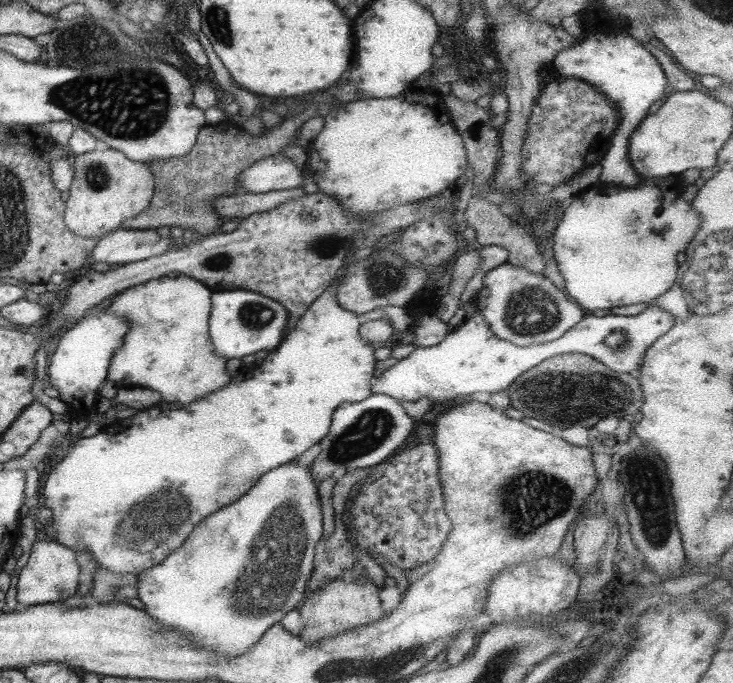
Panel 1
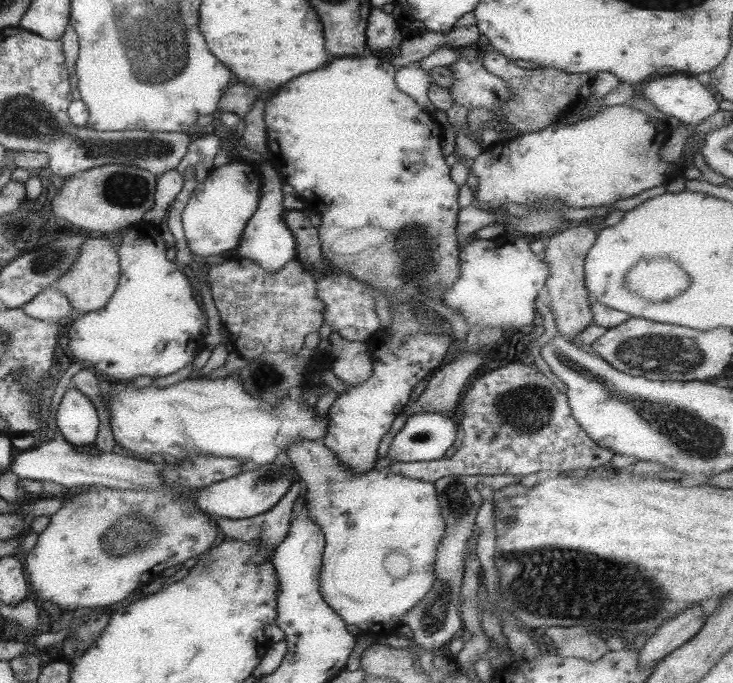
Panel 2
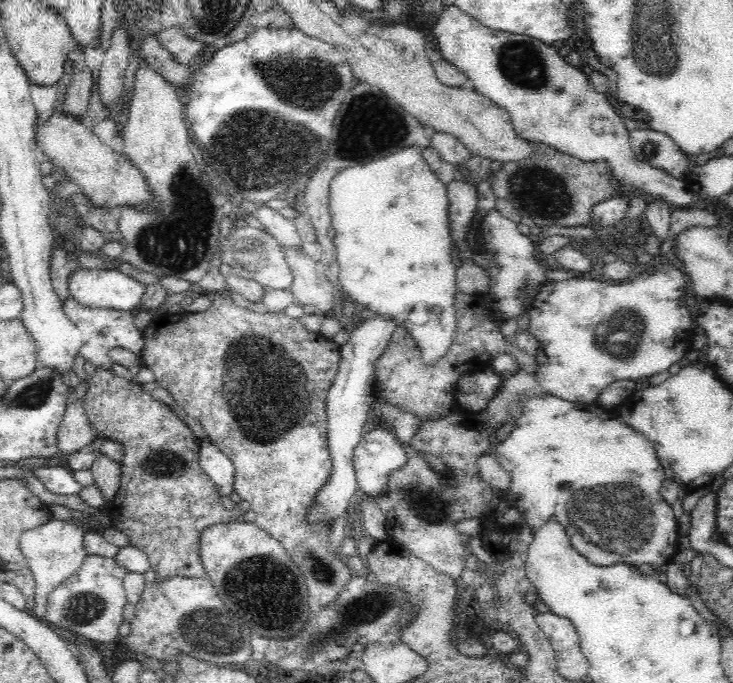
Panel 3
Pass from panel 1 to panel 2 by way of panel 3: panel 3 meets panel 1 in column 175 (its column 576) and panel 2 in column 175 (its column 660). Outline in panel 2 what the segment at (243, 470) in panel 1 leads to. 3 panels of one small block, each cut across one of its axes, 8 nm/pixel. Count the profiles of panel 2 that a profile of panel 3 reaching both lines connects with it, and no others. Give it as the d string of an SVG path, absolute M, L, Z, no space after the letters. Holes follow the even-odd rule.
M187 454L178 458L180 460L179 465L169 465L165 464L164 467L159 465L160 477L164 482L166 488L156 489L156 490L145 490L145 491L135 491L135 490L117 490L107 487L102 487L95 485L79 493L74 497L65 499L67 501L63 507L58 509L53 515L49 516L50 521L47 523L47 527L37 536L37 541L35 546L31 550L27 551L27 556L25 556L24 564L24 574L26 575L26 580L28 584L28 589L33 590L31 593L32 597L37 597L39 601L43 603L51 603L58 606L61 610L75 610L75 608L97 608L97 606L107 606L109 604L123 604L126 600L131 598L131 595L135 591L139 590L142 585L149 583L153 578L157 578L157 574L175 565L182 564L187 559L199 556L205 553L211 546L212 542L216 537L217 526L213 522L209 521L209 514L206 512L201 512L194 503L194 500L190 498L190 494L195 490L202 489L208 484L219 482L220 480L225 480L243 470L247 469L248 465L243 464L240 460L235 460L234 458L223 458L219 456L203 456L202 454ZM175 487L181 487L184 492L174 492Z

